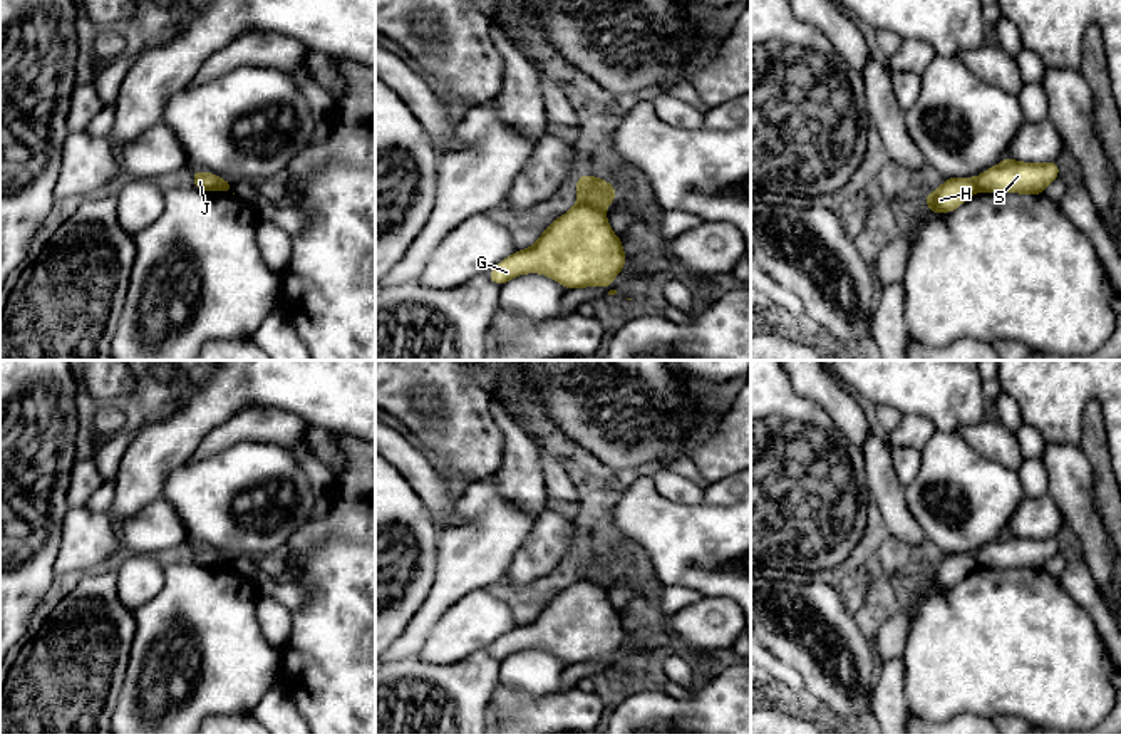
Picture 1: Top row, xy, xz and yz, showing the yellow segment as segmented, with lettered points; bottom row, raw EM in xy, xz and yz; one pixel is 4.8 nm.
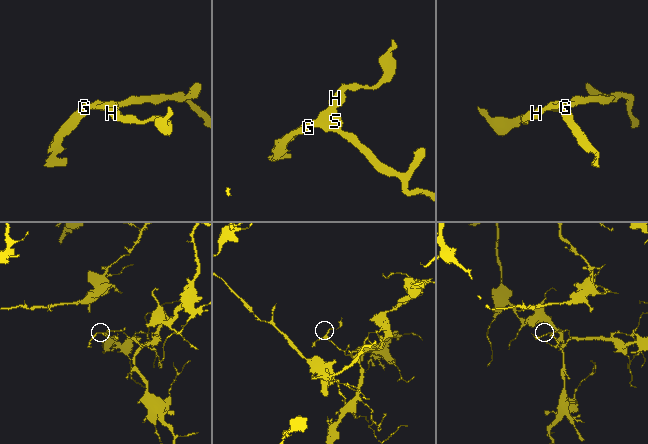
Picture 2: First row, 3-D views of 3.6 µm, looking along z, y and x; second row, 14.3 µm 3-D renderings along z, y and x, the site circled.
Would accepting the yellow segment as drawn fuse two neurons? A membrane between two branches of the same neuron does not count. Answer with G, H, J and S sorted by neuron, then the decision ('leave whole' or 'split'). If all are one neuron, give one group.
G J S / H | split

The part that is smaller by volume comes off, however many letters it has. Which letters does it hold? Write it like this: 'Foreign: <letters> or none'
Foreign: H

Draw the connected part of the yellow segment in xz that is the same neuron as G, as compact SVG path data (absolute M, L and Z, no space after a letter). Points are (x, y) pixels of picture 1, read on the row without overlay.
M578 575L531 623L504 633L488 654L503 662L523 649L543 649L568 665L608 662L625 637L620 612L610 605L605 587Z

